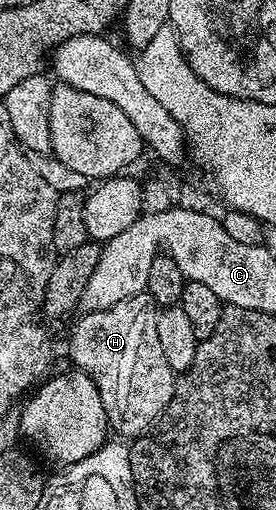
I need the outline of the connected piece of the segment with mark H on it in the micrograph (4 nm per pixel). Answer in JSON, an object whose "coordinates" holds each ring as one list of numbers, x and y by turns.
{"coordinates":[[146,291,133,295,108,309,84,312,83,318,71,329,71,361,76,370,88,373,105,403,108,426,120,438,134,439,150,430,175,394,177,375,169,367,157,339,157,306]]}

